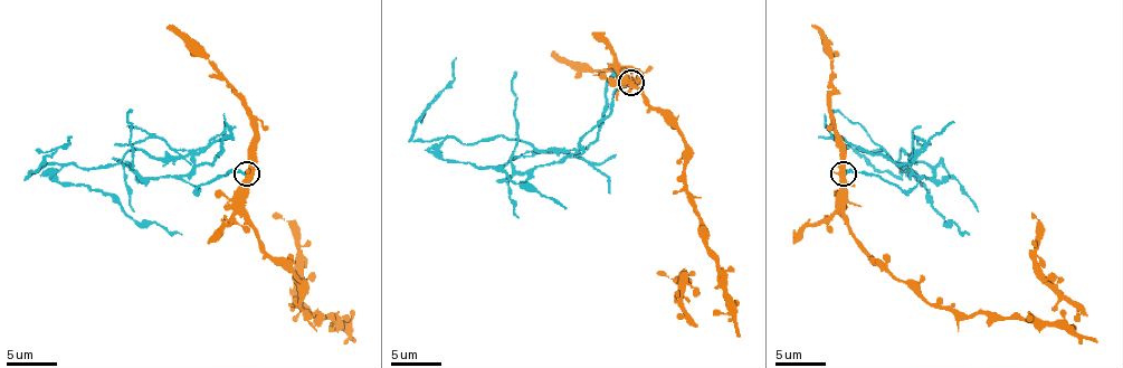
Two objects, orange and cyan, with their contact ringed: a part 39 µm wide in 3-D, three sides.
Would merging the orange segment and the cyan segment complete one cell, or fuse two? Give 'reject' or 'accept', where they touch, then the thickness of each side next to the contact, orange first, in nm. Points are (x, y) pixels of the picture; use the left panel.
reject | (246, 173) | 440/240 nm

